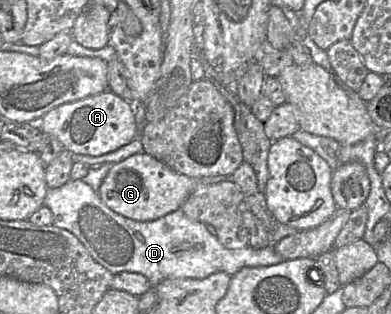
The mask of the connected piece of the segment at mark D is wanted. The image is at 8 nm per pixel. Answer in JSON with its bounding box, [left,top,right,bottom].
[44,179,284,288]

